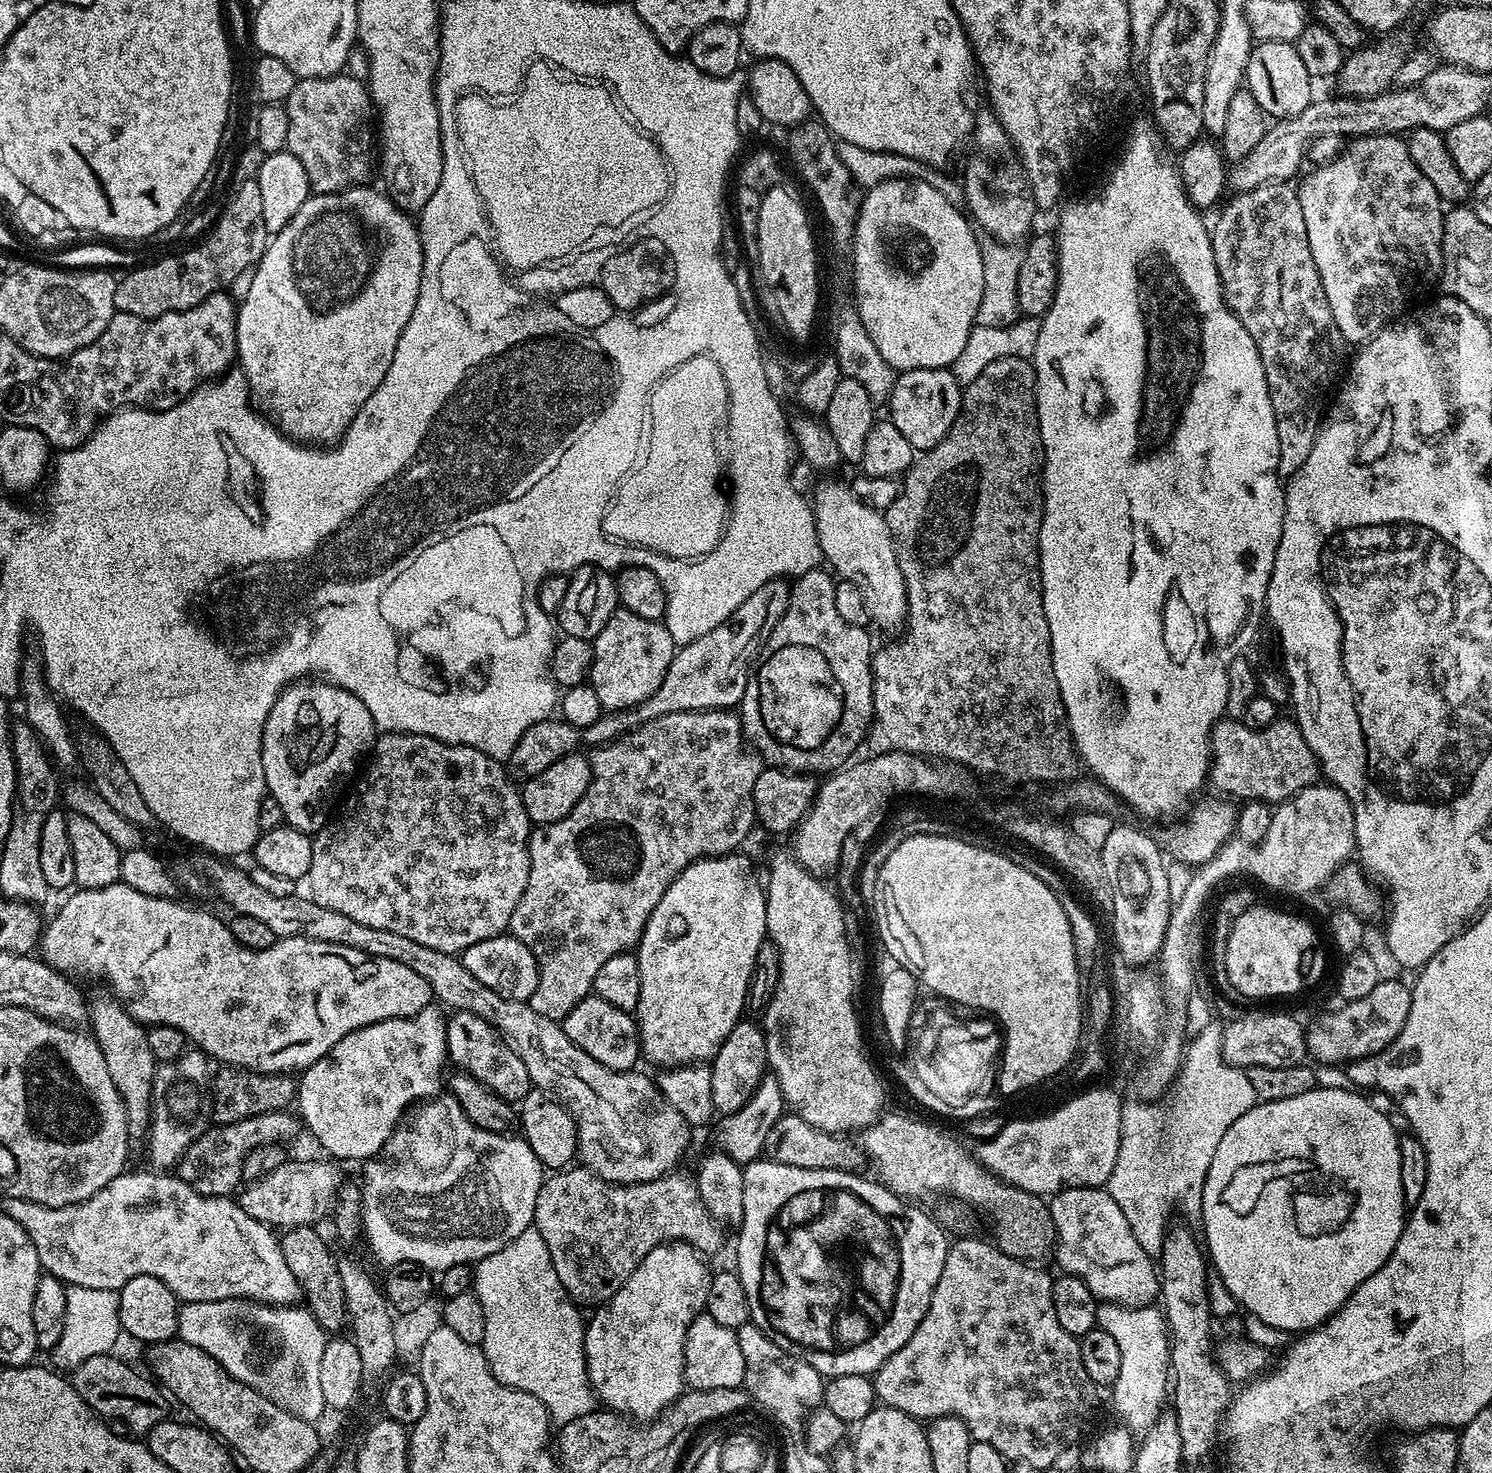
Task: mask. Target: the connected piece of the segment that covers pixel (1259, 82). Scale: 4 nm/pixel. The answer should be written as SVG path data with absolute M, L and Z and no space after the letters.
M1259 41L1253 47L1248 63L1246 91L1254 94L1254 102L1262 106L1265 117L1285 120L1302 114L1314 99L1312 93L1314 78L1306 70L1295 43Z

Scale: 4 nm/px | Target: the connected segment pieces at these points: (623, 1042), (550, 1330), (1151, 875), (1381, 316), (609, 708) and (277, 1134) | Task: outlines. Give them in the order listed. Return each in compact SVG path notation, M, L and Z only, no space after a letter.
M589 994L585 1000L578 1002L574 1010L568 1012L568 1017L562 1021L566 1038L578 1046L578 1050L586 1050L594 1062L602 1062L615 1072L631 1072L642 1060L640 1047L640 1029L633 1013L618 1010L618 1006L610 1006L600 996Z
M535 1226L522 1230L502 1250L476 1261L474 1291L486 1314L484 1356L503 1384L534 1394L557 1425L597 1411L584 1357L585 1317L580 1317L577 1301L558 1282L550 1250Z
M1120 822L1113 823L1100 856L1104 867L1103 879L1107 887L1112 887L1110 899L1115 905L1112 912L1115 921L1110 925L1110 932L1113 942L1116 943L1116 952L1128 964L1148 966L1151 960L1153 963L1160 955L1160 947L1163 946L1166 938L1166 926L1170 922L1174 907L1174 888L1172 892L1172 884L1168 881L1168 868L1164 865L1164 856L1160 853L1154 837L1147 836L1142 829L1135 828L1132 824L1120 824Z
M1399 135L1395 136L1357 136L1353 143L1341 156L1333 158L1329 164L1316 168L1301 184L1298 184L1300 201L1302 202L1302 218L1306 218L1306 239L1310 241L1310 254L1314 254L1314 266L1318 266L1318 278L1322 278L1322 290L1326 290L1326 302L1330 302L1330 314L1334 314L1334 322L1338 322L1338 330L1342 330L1342 338L1353 346L1368 343L1372 337L1387 328L1409 307L1411 300L1416 300L1428 287L1439 281L1444 267L1444 213L1445 205L1440 196L1430 186L1426 174L1414 166L1414 158L1410 158L1407 143Z
M617 607L610 622L606 622L595 640L591 641L591 646L590 685L597 691L604 712L621 712L624 708L646 702L646 698L662 686L678 647L664 623L638 618L638 614L630 614L630 610L622 607Z
M288 1110L267 1112L238 1122L209 1127L181 1154L180 1163L174 1169L175 1175L194 1190L198 1190L200 1196L231 1197L241 1187L242 1162L246 1154L250 1154L250 1150L263 1144L284 1146L287 1145L287 1140L295 1138L298 1120L290 1113Z

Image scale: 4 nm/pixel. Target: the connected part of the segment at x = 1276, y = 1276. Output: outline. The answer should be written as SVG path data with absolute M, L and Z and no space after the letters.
M1317 1086L1306 1094L1298 1094L1294 1098L1282 1098L1282 1102L1257 1102L1252 1108L1247 1110L1246 1114L1242 1114L1230 1126L1226 1134L1223 1135L1222 1142L1219 1143L1218 1150L1214 1153L1214 1160L1210 1163L1209 1172L1206 1174L1205 1188L1202 1190L1202 1212L1199 1214L1199 1219L1204 1221L1204 1236L1202 1232L1202 1240L1206 1245L1206 1256L1210 1261L1211 1267L1214 1269L1215 1275L1220 1276L1222 1282L1225 1283L1226 1289L1230 1290L1230 1294L1236 1299L1237 1305L1243 1310L1245 1308L1244 1312L1247 1315L1257 1316L1262 1322L1269 1323L1270 1326L1277 1327L1278 1330L1289 1334L1311 1332L1313 1328L1327 1322L1328 1318L1334 1315L1346 1303L1350 1298L1350 1294L1354 1294L1354 1290L1358 1290L1358 1286L1362 1286L1362 1282L1366 1282L1366 1278L1370 1278L1370 1274L1374 1274L1388 1261L1394 1246L1398 1246L1398 1238L1404 1229L1404 1221L1406 1219L1406 1204L1404 1208L1404 1156L1400 1153L1400 1136L1396 1133L1396 1128L1392 1125L1391 1118L1382 1109L1375 1108L1364 1097L1367 1095L1361 1094L1356 1090L1351 1091L1347 1092L1344 1088L1323 1088L1323 1086Z

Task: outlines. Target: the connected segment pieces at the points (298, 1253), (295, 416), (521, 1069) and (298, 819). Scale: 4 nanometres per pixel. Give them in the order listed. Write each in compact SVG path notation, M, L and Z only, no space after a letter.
M312 1226L287 1229L279 1237L282 1258L286 1258L286 1266L290 1266L290 1272L298 1278L308 1311L314 1314L325 1333L340 1334L348 1324L348 1311L346 1294L342 1294L342 1278L338 1278L337 1253L328 1249L327 1242L316 1231Z
M357 186L346 191L322 196L309 195L307 204L300 205L300 212L294 214L292 223L283 229L274 242L269 243L266 258L258 265L258 273L252 280L252 292L244 296L244 304L236 309L236 355L242 358L242 371L248 379L250 396L258 405L259 411L273 421L286 436L298 438L299 443L309 446L331 446L344 437L344 431L354 422L356 412L362 410L366 398L378 390L380 380L386 378L388 364L394 362L394 350L410 314L414 314L414 302L418 302L418 290L422 282L424 252L420 241L420 229L417 221L404 212L389 196L382 194L379 187Z
M453 1011L448 1016L448 1058L459 1071L468 1072L478 1082L482 1082L494 1094L513 1102L523 1100L533 1087L530 1074L522 1058L502 1039L499 1032L478 1014Z
M320 678L289 684L274 702L260 739L264 786L267 795L282 806L284 823L309 834L329 823L328 811L340 783L361 767L377 735L374 718L362 698Z

